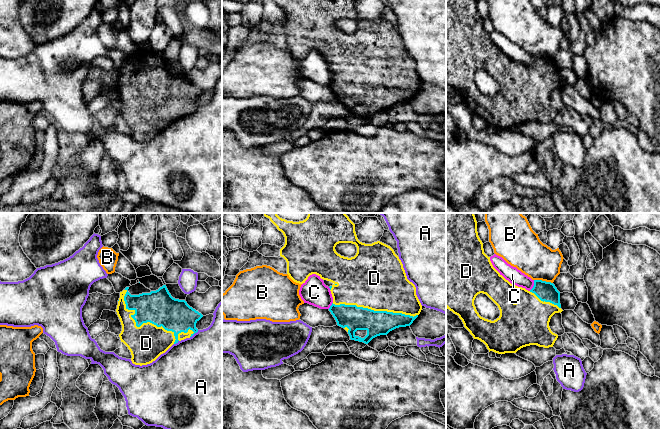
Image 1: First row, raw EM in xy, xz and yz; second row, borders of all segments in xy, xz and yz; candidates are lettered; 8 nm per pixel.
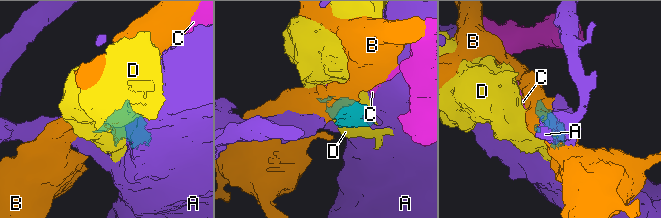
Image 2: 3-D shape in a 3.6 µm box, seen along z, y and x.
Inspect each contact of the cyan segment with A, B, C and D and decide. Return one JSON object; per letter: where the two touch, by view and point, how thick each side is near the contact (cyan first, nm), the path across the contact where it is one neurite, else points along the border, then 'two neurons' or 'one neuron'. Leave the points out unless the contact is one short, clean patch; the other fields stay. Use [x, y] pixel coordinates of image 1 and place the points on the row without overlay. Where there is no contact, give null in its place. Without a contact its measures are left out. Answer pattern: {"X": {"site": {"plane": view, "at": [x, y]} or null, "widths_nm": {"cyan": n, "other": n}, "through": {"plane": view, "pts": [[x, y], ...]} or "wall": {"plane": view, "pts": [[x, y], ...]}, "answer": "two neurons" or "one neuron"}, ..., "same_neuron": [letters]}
{"A": {"site": {"plane": "xy", "at": [194, 109]}, "widths_nm": {"cyan": 260, "other": 480}, "answer": "two neurons"}, "B": {"site": {"plane": "yz", "at": [543, 57]}, "widths_nm": {"cyan": 160, "other": 300}, "wall": {"plane": "yz", "pts": [[534, 55], [552, 59]]}, "answer": "two neurons"}, "C": {"site": {"plane": "yz", "at": [534, 61]}, "widths_nm": {"cyan": 160, "other": 120}, "answer": "two neurons"}, "D": {"site": {"plane": "xy", "at": [148, 97]}, "widths_nm": {"cyan": 280, "other": 300}, "answer": "one neuron"}, "same_neuron": ["D"]}

